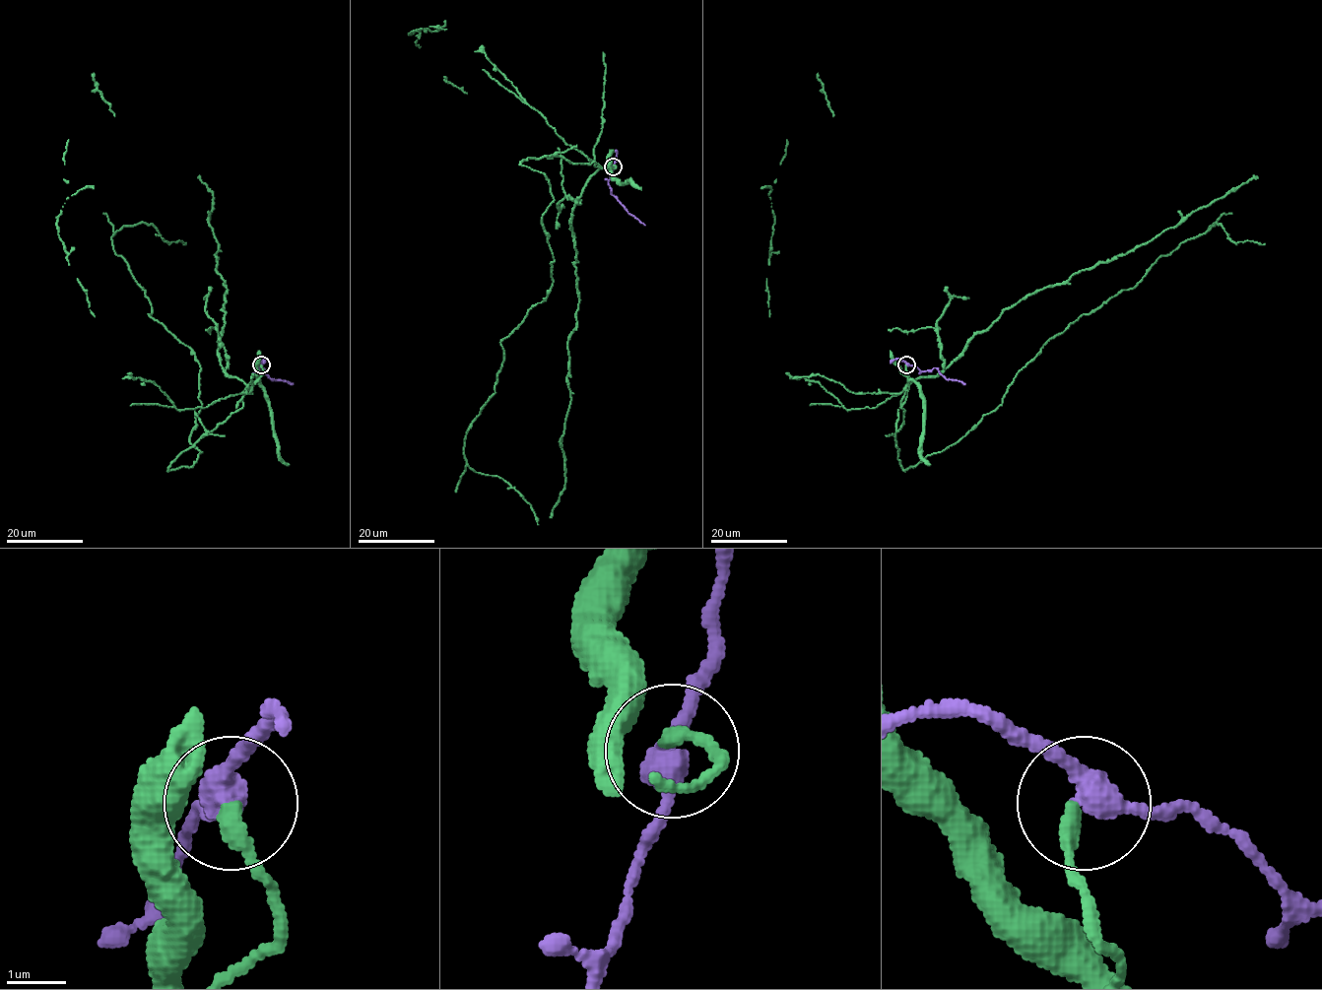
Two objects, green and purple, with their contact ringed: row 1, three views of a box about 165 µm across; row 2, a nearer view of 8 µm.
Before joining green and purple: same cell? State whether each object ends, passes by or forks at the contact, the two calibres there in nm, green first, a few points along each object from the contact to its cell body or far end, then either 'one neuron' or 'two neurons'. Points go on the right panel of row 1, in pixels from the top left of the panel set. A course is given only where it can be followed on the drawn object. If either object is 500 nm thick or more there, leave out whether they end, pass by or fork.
green ends | purple passes by | 280/400 nm | green via (906, 364), (895, 433), (904, 470), (958, 442), (1051, 338), (1182, 242), (1217, 223), (1232, 241), (1265, 243) | purple via (906, 364), (914, 364), (923, 371), (936, 367), (947, 379), (965, 384) | two neurons

